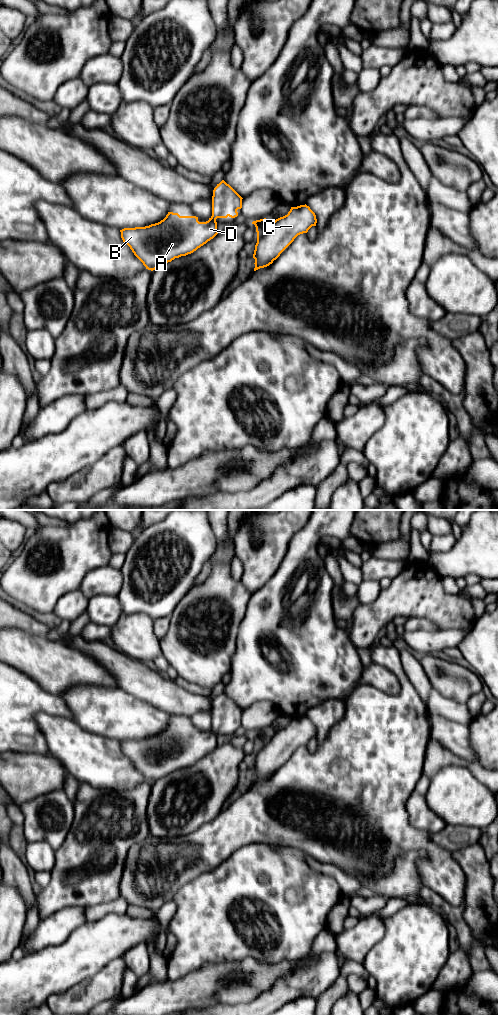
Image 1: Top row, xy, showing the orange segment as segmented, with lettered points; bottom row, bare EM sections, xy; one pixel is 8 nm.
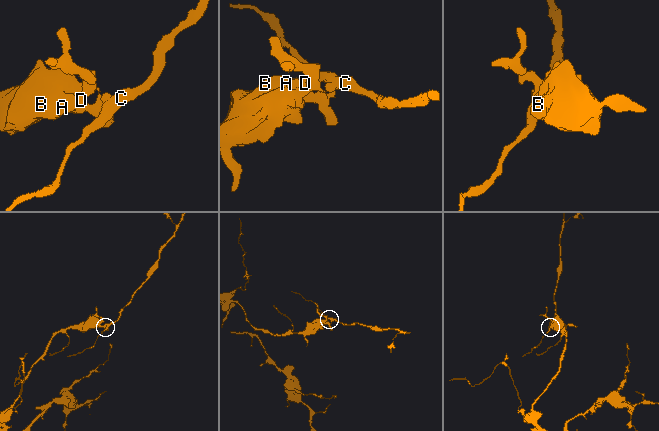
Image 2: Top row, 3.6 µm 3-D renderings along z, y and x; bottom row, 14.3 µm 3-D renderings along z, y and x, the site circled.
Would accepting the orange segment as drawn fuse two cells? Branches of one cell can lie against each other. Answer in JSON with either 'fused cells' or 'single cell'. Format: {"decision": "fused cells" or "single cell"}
{"decision": "fused cells"}

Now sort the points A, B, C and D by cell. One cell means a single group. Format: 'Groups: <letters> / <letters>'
Groups: A B D / C

